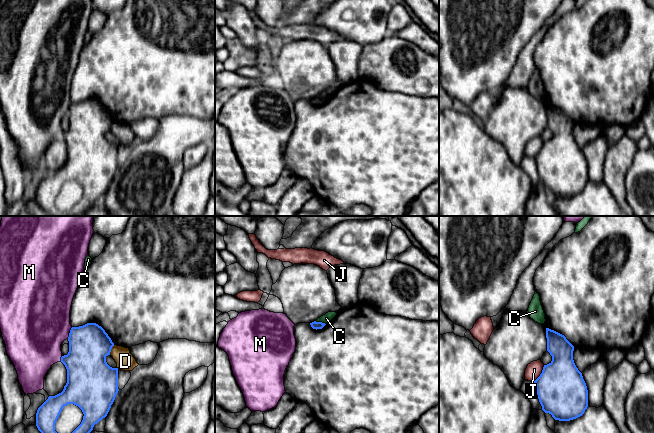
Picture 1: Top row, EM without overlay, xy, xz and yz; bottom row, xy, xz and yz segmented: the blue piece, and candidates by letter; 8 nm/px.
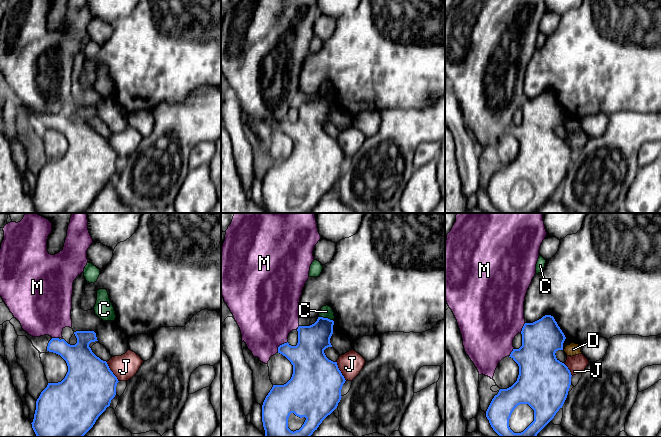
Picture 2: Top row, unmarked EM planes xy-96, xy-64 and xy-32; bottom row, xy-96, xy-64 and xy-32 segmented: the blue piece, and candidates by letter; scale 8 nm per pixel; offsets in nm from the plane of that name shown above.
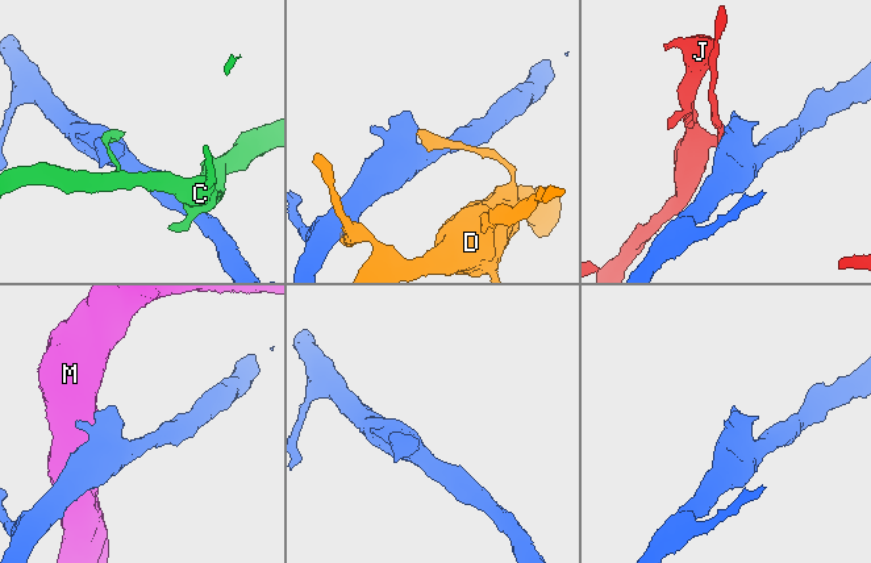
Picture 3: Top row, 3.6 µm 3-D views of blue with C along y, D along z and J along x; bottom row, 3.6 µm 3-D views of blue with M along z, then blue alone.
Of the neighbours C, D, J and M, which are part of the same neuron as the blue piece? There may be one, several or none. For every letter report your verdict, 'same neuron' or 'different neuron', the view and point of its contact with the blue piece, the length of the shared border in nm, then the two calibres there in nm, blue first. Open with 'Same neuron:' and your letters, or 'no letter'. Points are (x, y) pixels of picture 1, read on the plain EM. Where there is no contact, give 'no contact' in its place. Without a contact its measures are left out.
Same neuron: no letter
C: different neuron; meets blue in xz at (320, 98); contact 90 nm long; 60 nm thick on the blue side, 70 nm on the other
D: different neuron; meets blue in xy at (110, 126); contact 90 nm long; 340 nm thick on the blue side, 150 nm on the other
J: different neuron; meets blue in yz at (541, 149); contact 160 nm long; 400 nm thick on the blue side, 120 nm on the other
M: different neuron; meets blue in xy at (69, 109); contact 100 nm long; 320 nm thick on the blue side, 480 nm on the other

